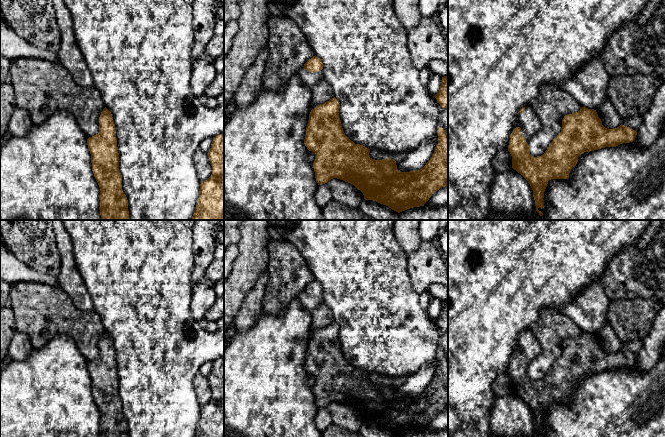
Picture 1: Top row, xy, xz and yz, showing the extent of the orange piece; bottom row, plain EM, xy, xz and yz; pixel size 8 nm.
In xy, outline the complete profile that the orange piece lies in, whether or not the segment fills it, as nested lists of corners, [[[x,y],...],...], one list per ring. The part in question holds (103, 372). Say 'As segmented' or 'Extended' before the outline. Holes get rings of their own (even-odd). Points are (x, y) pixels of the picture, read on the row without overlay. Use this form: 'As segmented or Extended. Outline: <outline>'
As segmented. Outline: [[[105,331],[99,341],[99,357],[87,363],[92,395],[100,412],[100,437],[129,437],[122,414],[116,352],[111,336]]]

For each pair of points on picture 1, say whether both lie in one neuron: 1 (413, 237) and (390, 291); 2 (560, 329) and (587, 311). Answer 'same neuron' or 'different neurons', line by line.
1: different neurons
2: different neurons

